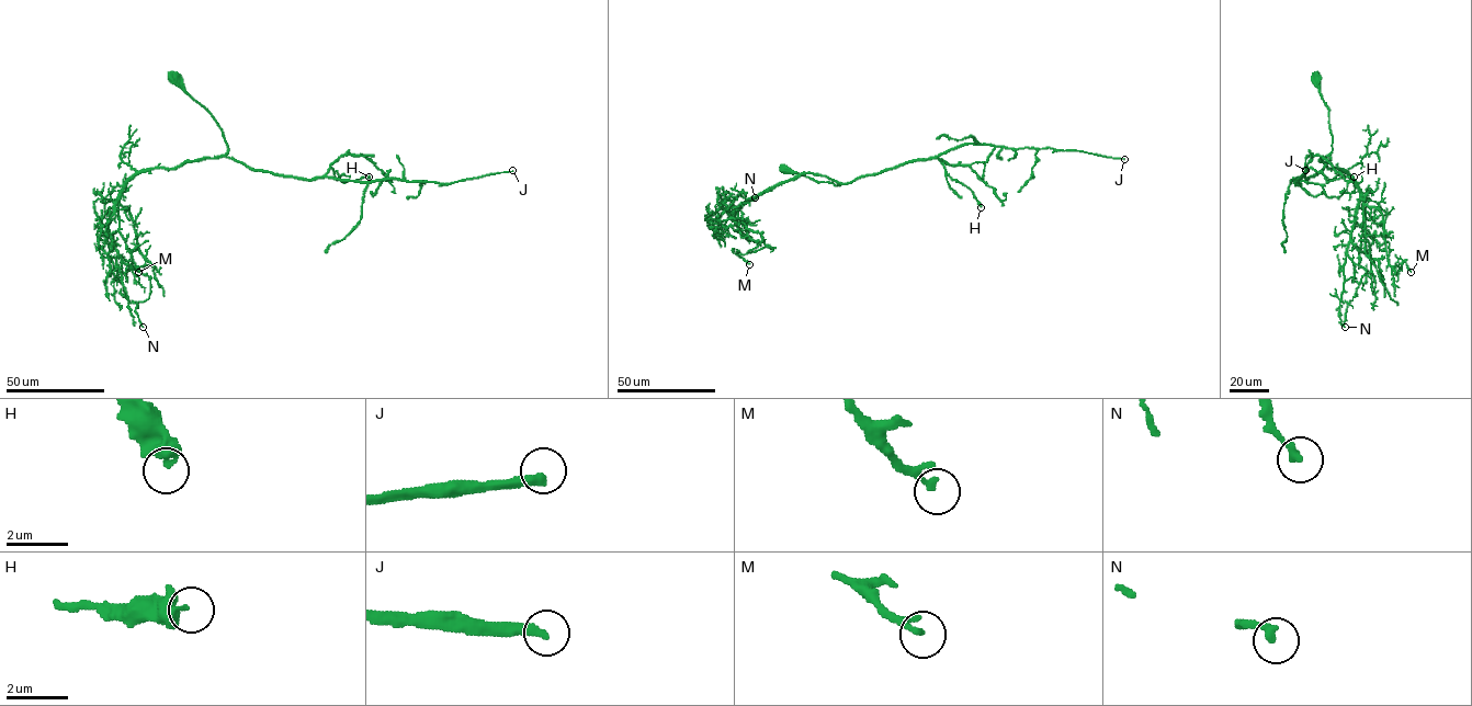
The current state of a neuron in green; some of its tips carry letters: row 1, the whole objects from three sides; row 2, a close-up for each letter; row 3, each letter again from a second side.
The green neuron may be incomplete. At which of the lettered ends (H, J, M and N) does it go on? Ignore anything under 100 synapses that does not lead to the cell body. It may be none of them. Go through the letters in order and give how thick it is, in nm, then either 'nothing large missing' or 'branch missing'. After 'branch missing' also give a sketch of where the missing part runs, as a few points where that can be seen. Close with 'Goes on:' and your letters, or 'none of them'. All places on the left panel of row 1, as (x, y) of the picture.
H: calibre 500 nm; nothing large missing
J: calibre 320 nm; branch missing
M: calibre 140 nm; nothing large missing
N: calibre 260 nm; nothing large missing
Goes on: J

